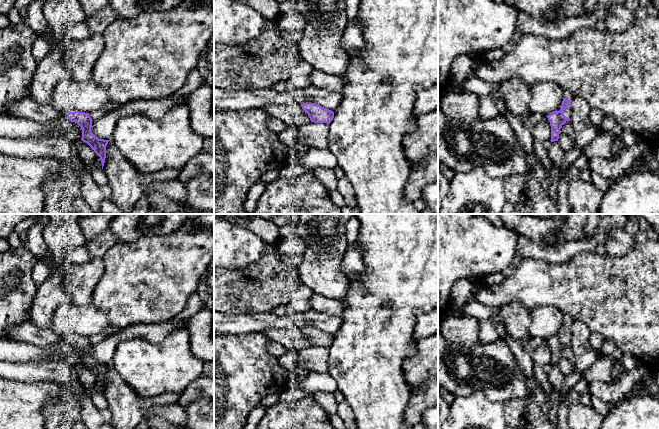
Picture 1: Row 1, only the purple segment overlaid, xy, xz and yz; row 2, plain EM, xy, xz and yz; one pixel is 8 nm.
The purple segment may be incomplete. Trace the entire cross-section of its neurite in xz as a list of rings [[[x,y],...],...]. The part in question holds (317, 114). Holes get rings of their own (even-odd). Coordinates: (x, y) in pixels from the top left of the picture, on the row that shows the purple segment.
[[[303,103],[302,109],[308,114],[311,122],[314,123],[328,123],[333,120],[334,112],[326,109],[316,103]]]

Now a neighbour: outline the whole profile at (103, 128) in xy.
[[[174,95],[159,99],[140,99],[123,104],[100,119],[93,120],[91,131],[95,137],[111,140],[118,120],[126,115],[144,114],[152,119],[162,118],[170,109],[185,104],[187,96]]]

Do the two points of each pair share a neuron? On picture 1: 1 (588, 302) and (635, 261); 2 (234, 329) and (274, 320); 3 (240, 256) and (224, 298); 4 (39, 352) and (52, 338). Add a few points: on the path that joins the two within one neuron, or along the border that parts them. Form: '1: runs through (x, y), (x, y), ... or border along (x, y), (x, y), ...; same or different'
1: runs through (600, 291), (605, 291), (623, 273); same
2: runs through (244, 324), (264, 321); same
3: border along (258, 260), (241, 268), (224, 268); different
4: border along (21, 340), (42, 347), (49, 347), (62, 341); different

